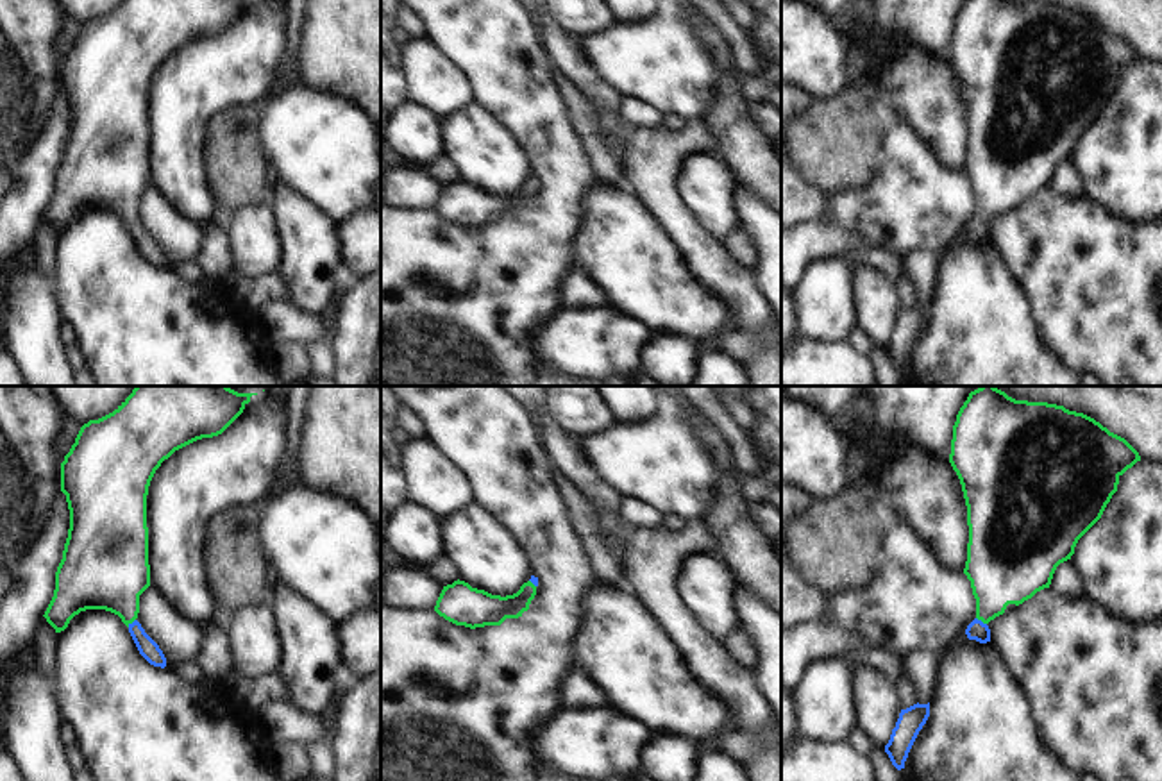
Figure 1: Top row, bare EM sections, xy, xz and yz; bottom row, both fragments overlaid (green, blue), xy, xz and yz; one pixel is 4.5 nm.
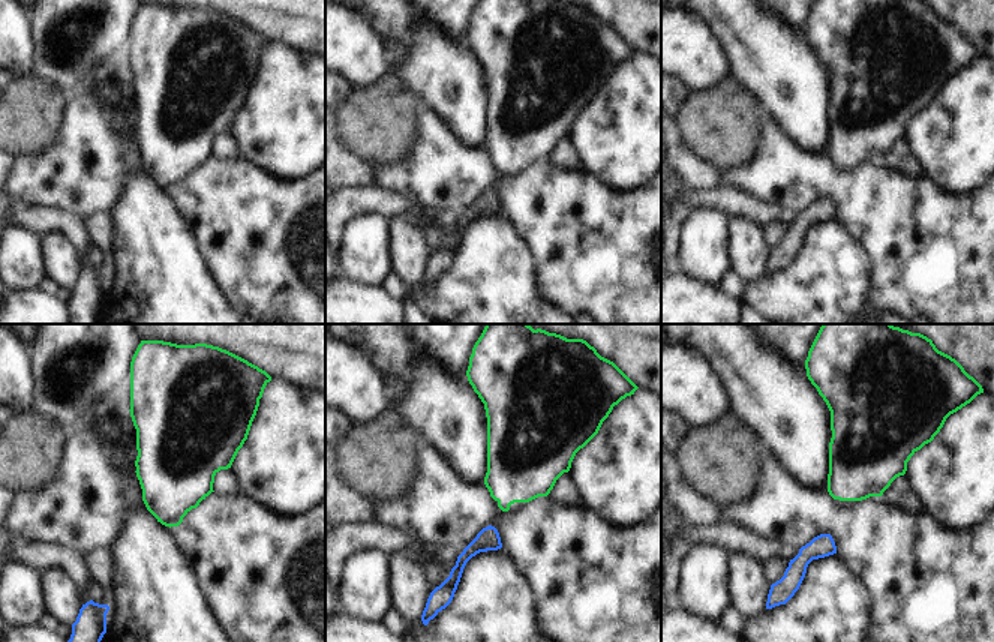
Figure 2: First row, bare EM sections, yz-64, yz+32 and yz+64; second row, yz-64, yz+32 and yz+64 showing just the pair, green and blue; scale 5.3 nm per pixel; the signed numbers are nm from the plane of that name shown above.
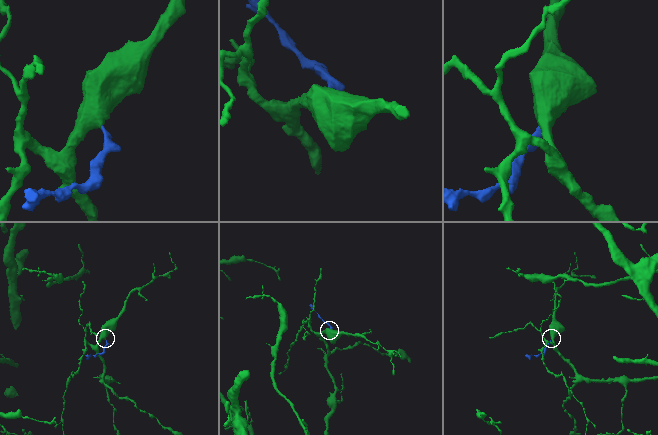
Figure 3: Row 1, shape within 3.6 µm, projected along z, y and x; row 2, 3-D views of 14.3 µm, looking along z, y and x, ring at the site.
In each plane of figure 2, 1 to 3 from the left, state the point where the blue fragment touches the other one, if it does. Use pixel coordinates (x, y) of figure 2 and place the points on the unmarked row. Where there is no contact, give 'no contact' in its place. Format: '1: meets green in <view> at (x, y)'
1: no contact
2: no contact
3: no contact

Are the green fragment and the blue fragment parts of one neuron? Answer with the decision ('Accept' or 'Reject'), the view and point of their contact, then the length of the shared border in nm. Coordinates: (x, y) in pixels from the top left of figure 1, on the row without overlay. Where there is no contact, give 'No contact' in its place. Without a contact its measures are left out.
Accept. Touches green at yz (982, 220). Shared border 60 nm.

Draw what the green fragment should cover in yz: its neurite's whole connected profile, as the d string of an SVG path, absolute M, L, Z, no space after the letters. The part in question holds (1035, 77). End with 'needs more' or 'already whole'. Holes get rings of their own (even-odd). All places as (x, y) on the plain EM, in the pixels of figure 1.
M965 0L953 25L949 63L967 105L964 173L976 198L969 239L990 241L989 222L1008 204L1023 204L1049 188L1057 166L1101 118L1119 77L1141 61L1139 52L1094 18L1064 5L1028 0Z; needs more

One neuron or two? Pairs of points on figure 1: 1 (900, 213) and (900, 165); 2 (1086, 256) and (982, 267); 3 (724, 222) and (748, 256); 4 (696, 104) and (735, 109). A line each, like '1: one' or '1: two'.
1: one
2: two
3: two
4: two

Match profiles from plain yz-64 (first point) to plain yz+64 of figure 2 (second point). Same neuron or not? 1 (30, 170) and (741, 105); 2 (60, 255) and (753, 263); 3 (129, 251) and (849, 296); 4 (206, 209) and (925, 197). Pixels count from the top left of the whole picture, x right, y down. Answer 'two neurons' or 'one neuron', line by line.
1: two neurons
2: one neuron
3: one neuron
4: one neuron

